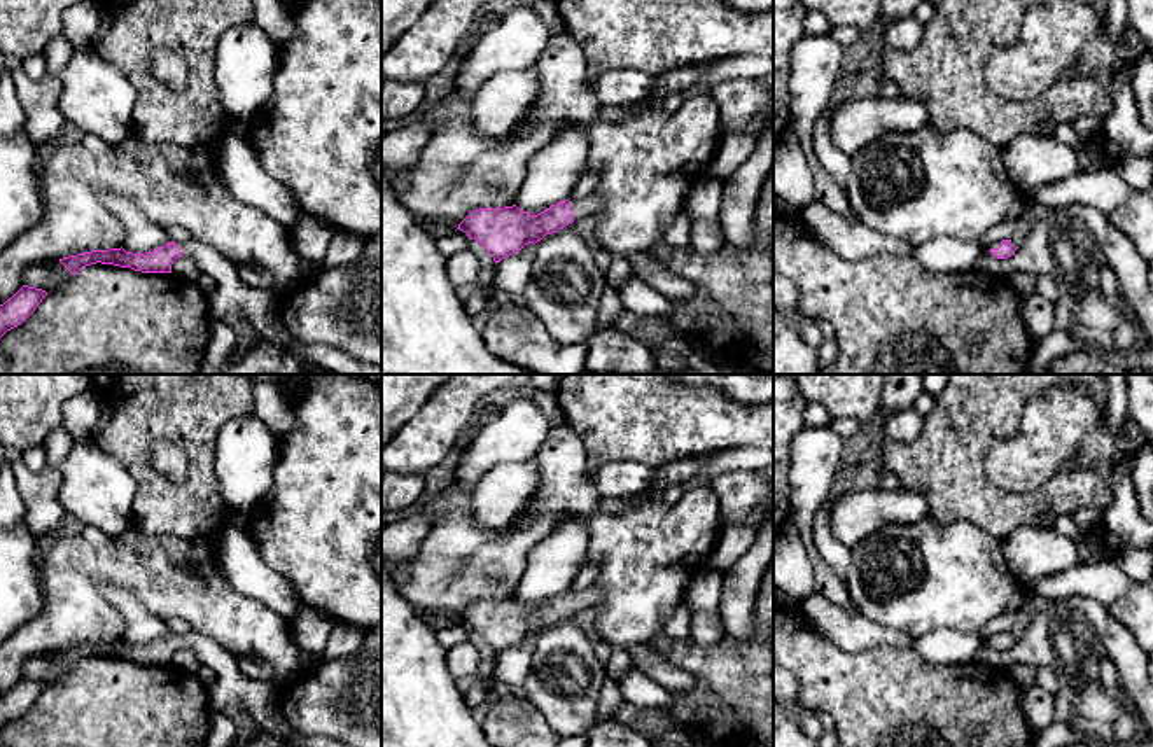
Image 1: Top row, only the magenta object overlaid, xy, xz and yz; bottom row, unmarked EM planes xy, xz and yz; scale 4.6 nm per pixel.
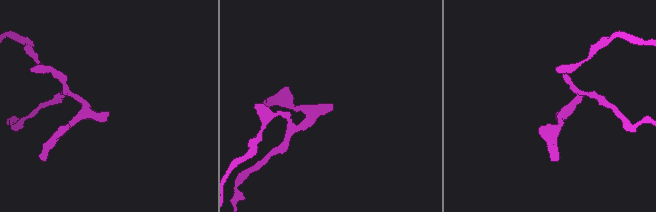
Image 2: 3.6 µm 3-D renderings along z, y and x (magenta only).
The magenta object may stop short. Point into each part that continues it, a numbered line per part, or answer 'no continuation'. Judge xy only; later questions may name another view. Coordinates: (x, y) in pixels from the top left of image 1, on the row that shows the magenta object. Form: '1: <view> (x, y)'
1: xy (231, 296)

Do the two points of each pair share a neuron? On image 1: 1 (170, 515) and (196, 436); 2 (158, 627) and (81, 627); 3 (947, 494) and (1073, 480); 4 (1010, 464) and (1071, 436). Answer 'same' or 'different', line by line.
1: same
2: different
3: same
4: same

